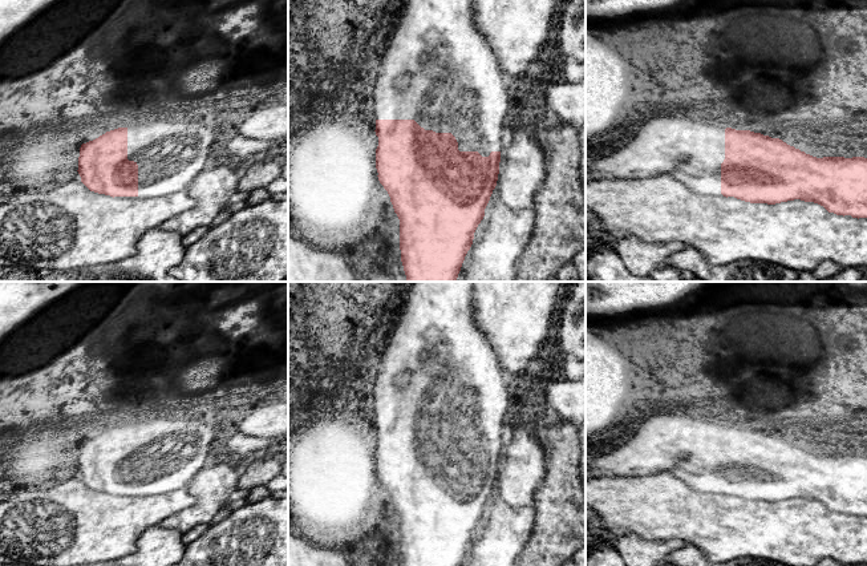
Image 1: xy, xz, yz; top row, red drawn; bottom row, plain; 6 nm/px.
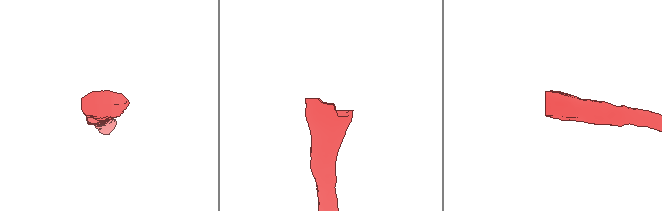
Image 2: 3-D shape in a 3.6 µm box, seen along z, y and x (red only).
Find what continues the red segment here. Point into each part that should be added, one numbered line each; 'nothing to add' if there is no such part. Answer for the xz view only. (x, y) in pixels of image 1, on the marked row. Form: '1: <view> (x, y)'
1: xz (440, 71)

